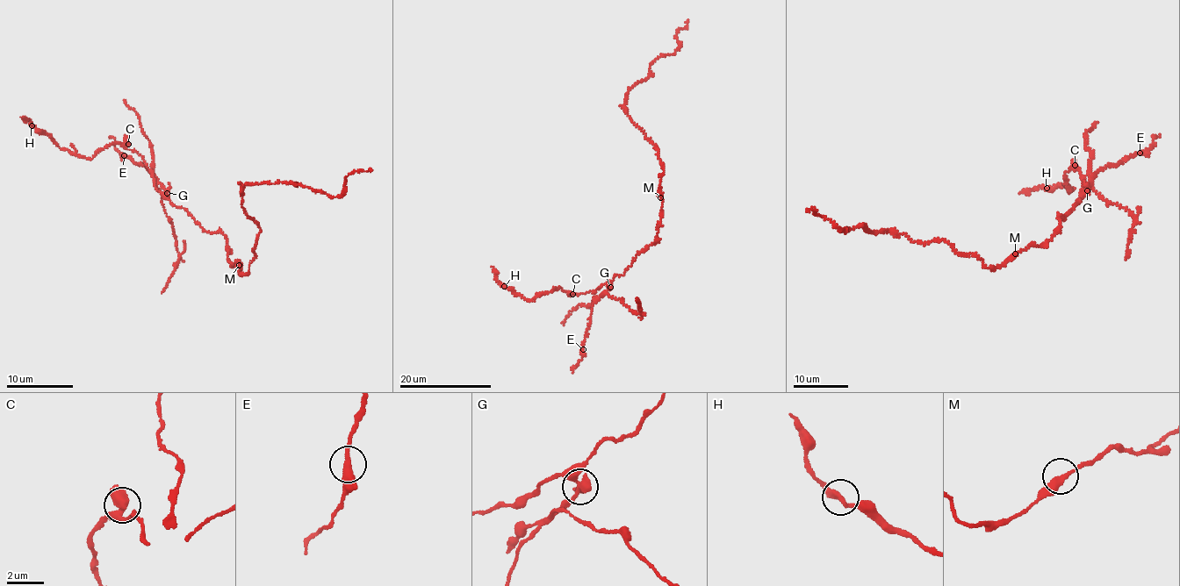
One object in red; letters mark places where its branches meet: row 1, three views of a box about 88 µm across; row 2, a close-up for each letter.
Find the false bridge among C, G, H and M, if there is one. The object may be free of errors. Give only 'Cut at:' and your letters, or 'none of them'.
Cut at: G

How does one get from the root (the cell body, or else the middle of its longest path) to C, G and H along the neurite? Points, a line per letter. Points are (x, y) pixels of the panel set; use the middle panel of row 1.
C: (662, 207), (655, 241), (635, 257), (625, 272), (593, 291), (572, 294)
G: (662, 207), (655, 241), (635, 257), (622, 275), (615, 277), (610, 288)
H: (662, 207), (655, 241), (635, 257), (622, 275), (593, 291), (576, 294), (555, 288), (532, 301), (504, 286)

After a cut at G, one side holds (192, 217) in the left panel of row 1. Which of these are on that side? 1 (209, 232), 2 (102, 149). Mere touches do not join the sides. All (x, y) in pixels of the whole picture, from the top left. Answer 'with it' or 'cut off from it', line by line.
1: with it
2: with it

